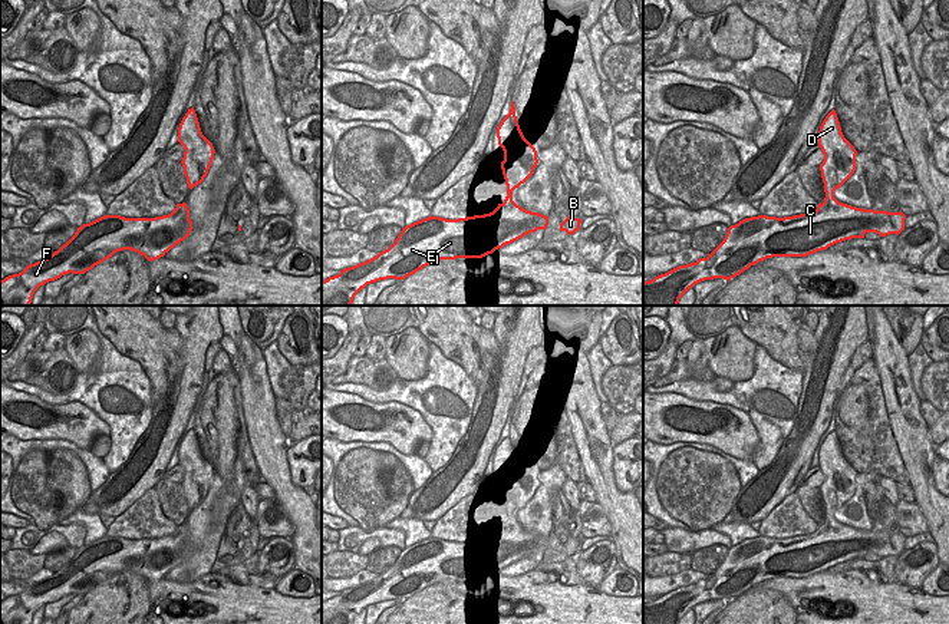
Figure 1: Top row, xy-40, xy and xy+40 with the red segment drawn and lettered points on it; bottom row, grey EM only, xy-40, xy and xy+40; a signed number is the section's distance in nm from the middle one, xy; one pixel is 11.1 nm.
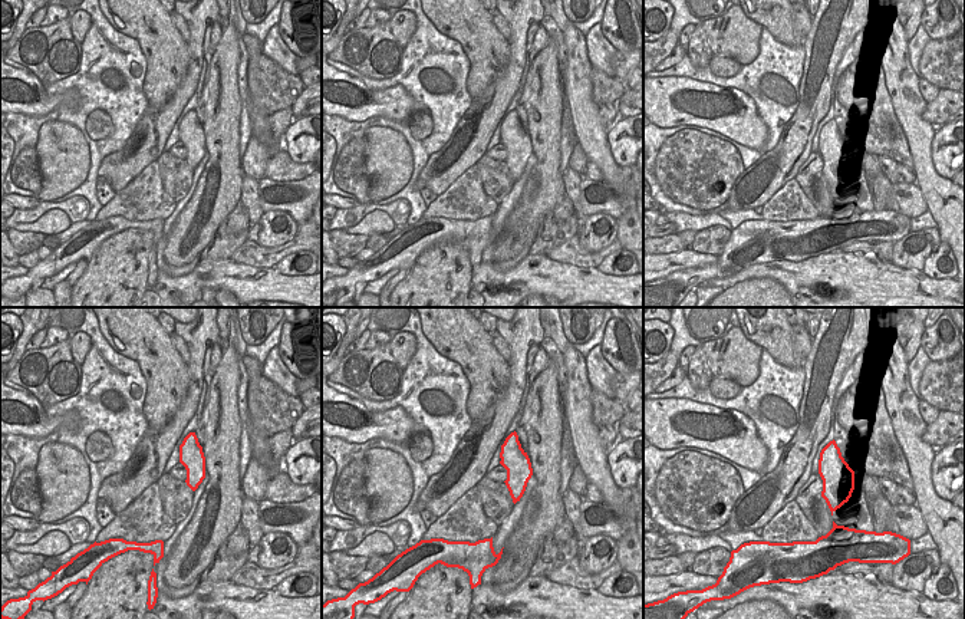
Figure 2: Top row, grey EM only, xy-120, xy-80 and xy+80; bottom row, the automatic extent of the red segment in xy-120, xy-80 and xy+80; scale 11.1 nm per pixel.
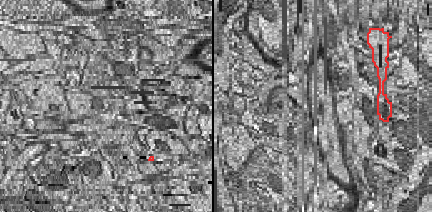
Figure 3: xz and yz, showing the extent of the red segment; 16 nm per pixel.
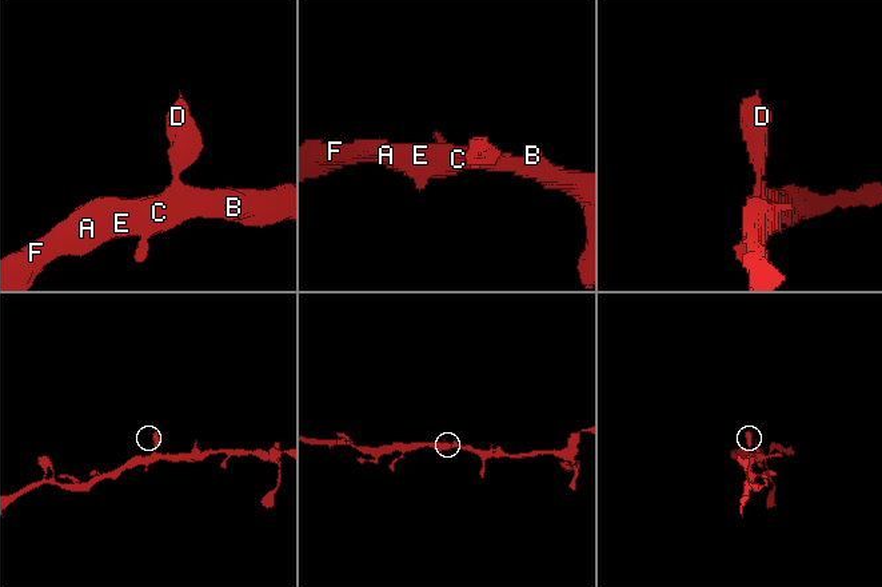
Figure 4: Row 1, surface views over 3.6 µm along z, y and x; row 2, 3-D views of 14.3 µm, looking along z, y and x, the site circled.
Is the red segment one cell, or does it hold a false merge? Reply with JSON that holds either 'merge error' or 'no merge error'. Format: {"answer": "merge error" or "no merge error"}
{"answer": "no merge error"}

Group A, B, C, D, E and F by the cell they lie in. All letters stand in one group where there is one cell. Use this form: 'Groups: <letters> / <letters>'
Groups: A B C D E F

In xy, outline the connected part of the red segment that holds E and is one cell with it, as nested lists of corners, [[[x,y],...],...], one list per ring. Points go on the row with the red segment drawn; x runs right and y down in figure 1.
[[[513,100],[510,113],[497,128],[497,138],[498,145],[504,151],[501,169],[507,185],[507,197],[502,204],[498,204],[492,212],[484,215],[458,219],[447,219],[431,215],[406,225],[388,250],[365,263],[345,268],[337,275],[322,281],[322,306],[352,306],[355,296],[368,284],[388,278],[405,280],[424,267],[441,260],[482,258],[530,232],[546,230],[548,225],[548,217],[527,211],[513,201],[513,191],[533,175],[534,168],[538,164],[536,148],[524,138],[520,129]]]

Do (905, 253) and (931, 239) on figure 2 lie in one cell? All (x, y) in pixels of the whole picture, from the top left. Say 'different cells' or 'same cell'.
same cell

